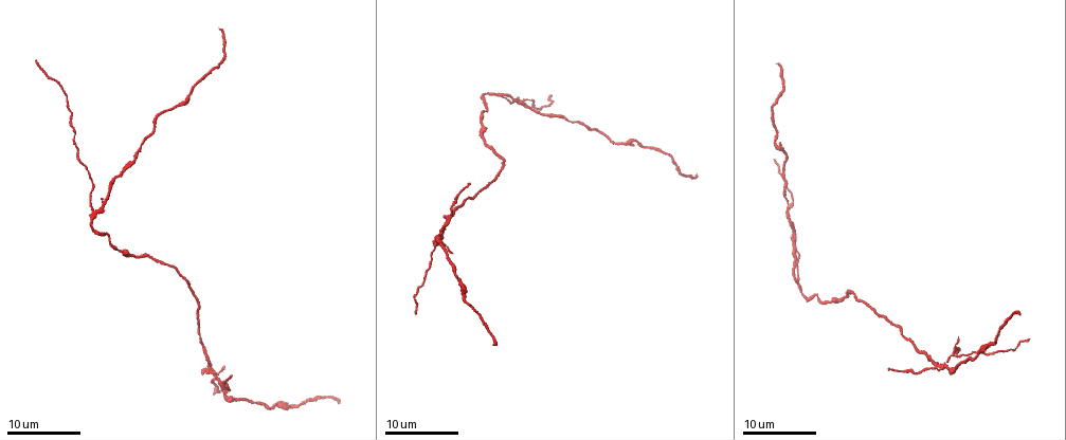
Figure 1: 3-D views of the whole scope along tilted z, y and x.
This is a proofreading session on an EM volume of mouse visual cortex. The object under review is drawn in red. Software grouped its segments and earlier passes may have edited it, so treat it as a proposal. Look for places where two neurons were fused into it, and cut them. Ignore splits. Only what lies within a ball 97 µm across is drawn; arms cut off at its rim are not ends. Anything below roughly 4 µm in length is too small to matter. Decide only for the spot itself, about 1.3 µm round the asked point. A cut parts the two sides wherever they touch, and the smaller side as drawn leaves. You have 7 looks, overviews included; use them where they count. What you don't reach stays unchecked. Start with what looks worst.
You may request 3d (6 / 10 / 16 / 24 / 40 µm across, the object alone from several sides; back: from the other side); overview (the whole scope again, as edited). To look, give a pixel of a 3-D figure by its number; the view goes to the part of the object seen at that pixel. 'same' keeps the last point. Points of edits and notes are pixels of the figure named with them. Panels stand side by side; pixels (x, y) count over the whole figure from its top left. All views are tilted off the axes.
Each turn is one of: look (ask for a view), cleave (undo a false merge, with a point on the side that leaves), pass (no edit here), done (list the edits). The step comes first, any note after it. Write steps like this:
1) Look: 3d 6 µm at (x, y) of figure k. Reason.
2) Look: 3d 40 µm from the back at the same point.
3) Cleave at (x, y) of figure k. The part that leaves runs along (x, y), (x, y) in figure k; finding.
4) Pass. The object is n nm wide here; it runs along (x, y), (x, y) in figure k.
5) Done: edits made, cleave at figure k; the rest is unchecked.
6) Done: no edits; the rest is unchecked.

Look: 3d 10 µm at (942, 366) of figure 1. Four or more arms meet.

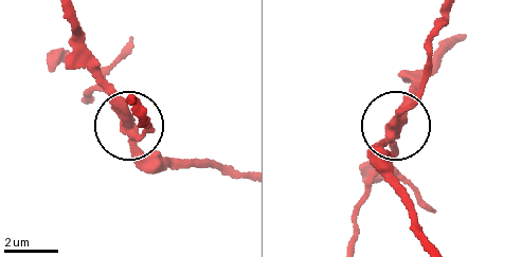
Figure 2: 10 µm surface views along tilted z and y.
Cleave at (416, 101) of figure 2. 4 arms meet here; a second neuron is stuck on.

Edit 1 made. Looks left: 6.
Look: overview. See it whole again.

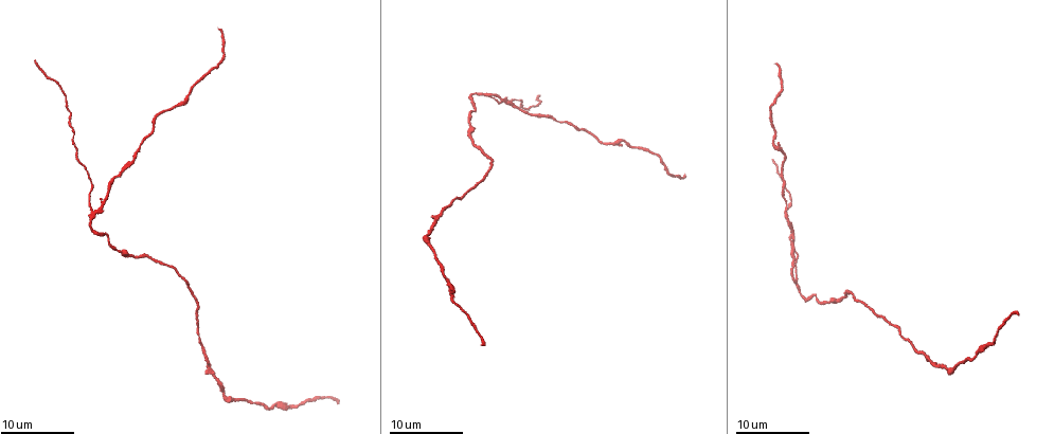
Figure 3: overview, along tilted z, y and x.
Look: 3d 10 µm at (486, 94) of figure 3. Three-way junction.

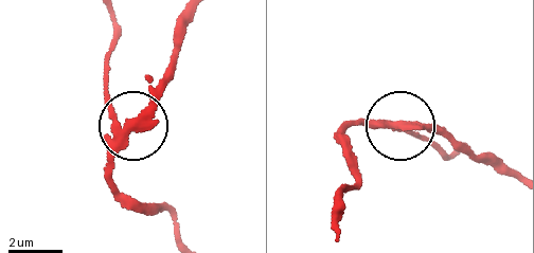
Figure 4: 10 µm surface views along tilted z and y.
Cleave at (107, 88) of figure 4. The part that leaves runs along (114, 123), (105, 92), (114, 10) in figure 4; a second neuron is stuck on.

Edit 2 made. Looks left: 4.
Look: overview. See it whole again.

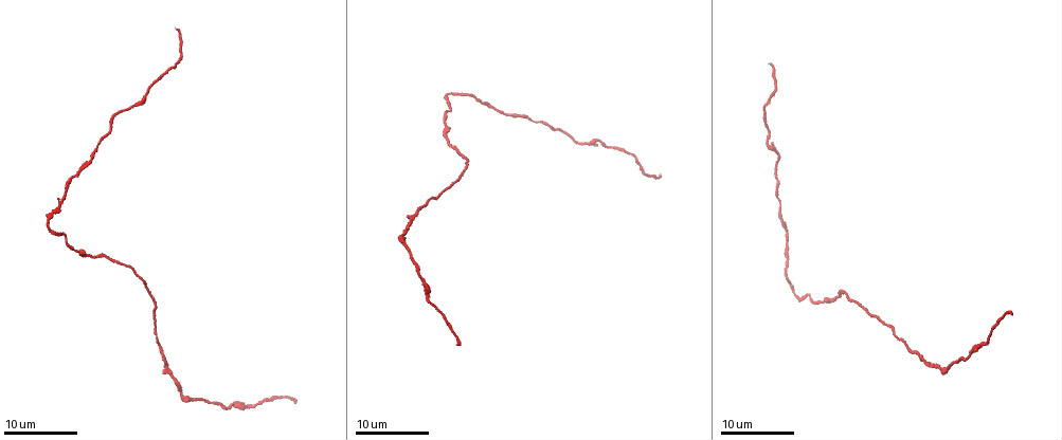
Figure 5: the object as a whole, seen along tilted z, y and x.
Look: 3d 16 µm at (908, 351) of figure 5.

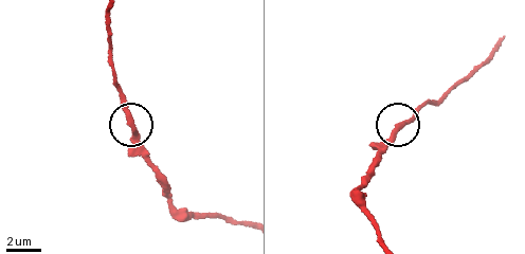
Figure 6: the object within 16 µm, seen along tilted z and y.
Pass. The object is 280 nm wide here; it runs along (109, 10), (111, 64), (150, 167) in figure 6; all the same neuron.

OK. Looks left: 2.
Look: 3d 10 µm at (766, 137) of figure 5. Calibre changes.

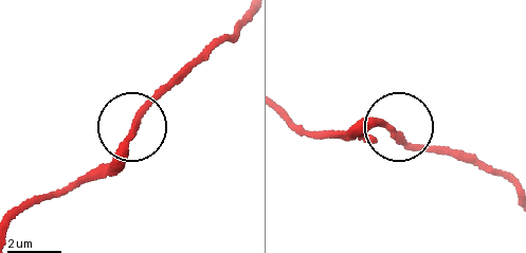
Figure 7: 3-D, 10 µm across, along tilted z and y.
Pass. It runs along (22, 212), (108, 169), (133, 125), (187, 65) in figure 7; all the same neuron.

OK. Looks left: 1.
Done: edits made, cleave at figure 2, cleave at figure 4; the rest is unchecked.

